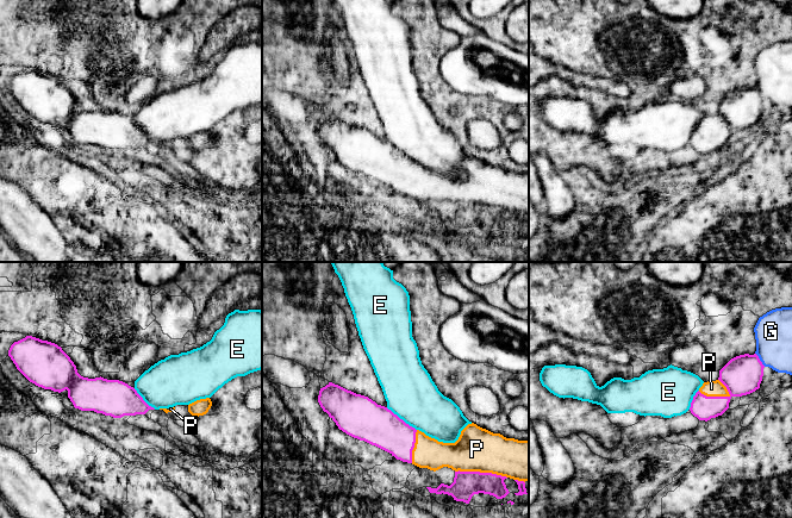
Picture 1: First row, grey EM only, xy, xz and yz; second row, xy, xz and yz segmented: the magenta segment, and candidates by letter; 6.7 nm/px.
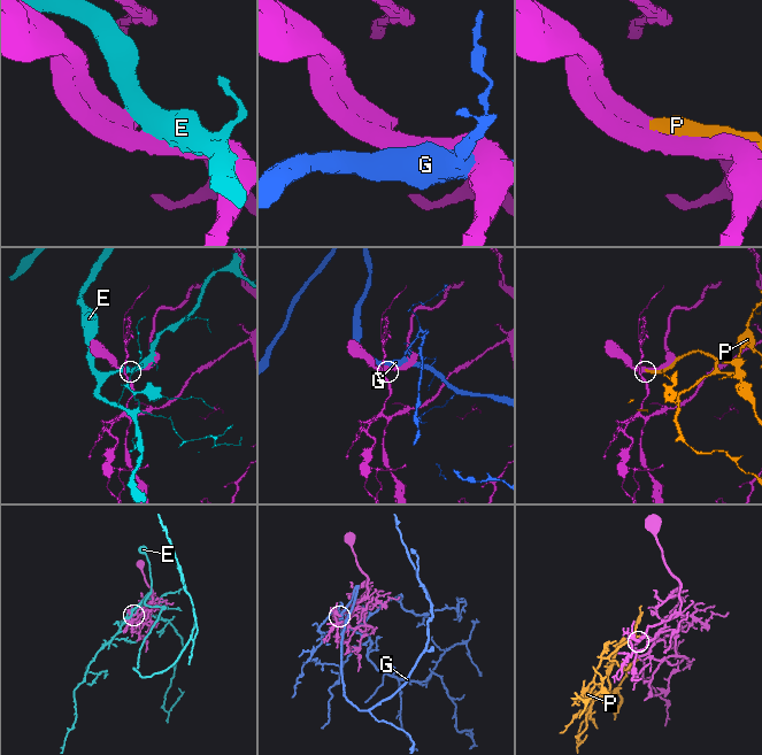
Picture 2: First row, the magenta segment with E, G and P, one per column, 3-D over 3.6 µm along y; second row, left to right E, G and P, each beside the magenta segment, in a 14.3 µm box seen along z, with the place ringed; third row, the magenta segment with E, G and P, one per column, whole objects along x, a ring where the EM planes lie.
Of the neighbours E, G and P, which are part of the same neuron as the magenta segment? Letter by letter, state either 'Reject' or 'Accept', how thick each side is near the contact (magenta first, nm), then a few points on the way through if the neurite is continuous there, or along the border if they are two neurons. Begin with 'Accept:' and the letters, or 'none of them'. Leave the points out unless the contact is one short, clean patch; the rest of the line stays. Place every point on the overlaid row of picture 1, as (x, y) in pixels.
Accept: P
E: Reject. Thickness 280 nm (magenta) against 340 nm
G: Reject. Thickness 260 nm (magenta) against 260 nm
P: Accept. Thickness 180 nm (magenta) against 300 nm

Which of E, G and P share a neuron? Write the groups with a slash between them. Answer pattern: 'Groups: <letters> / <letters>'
Groups: E / G / P

